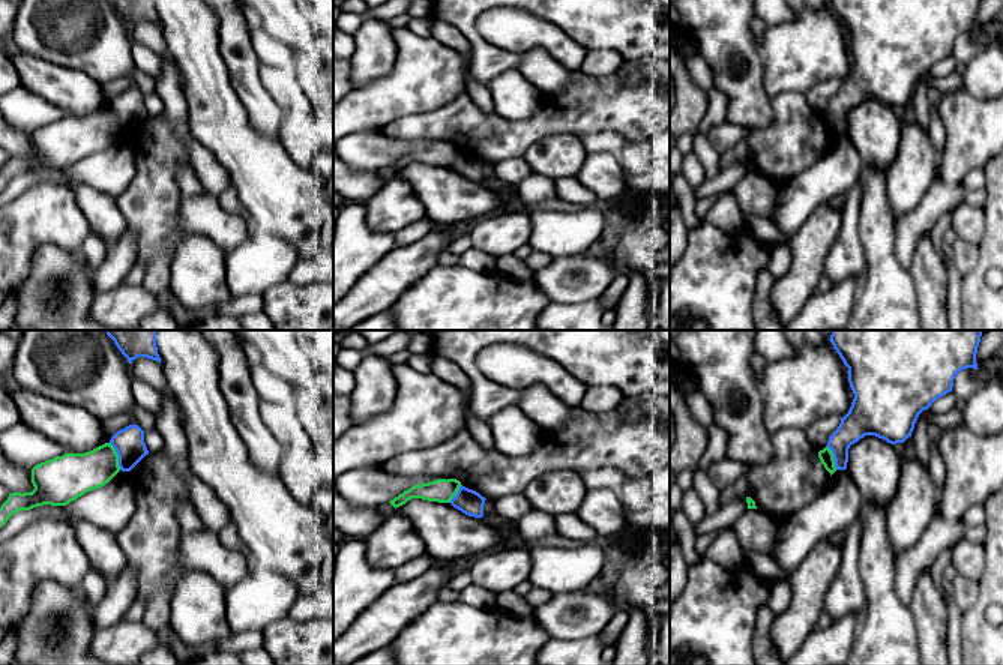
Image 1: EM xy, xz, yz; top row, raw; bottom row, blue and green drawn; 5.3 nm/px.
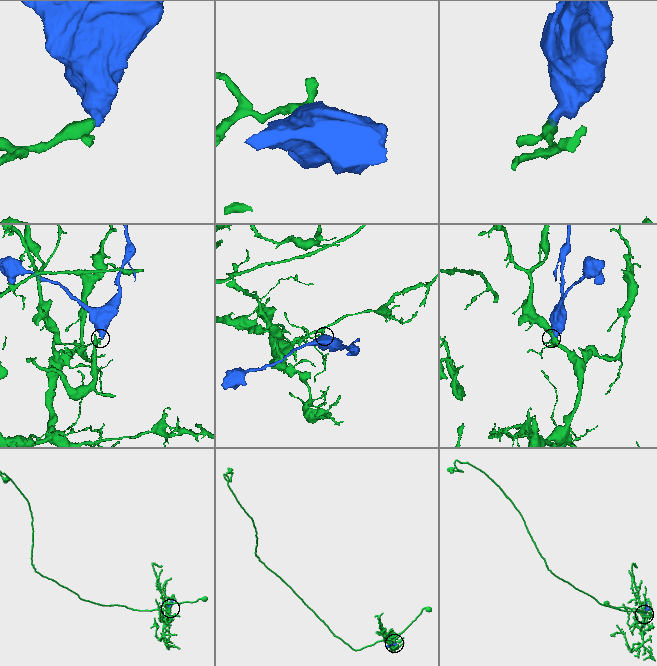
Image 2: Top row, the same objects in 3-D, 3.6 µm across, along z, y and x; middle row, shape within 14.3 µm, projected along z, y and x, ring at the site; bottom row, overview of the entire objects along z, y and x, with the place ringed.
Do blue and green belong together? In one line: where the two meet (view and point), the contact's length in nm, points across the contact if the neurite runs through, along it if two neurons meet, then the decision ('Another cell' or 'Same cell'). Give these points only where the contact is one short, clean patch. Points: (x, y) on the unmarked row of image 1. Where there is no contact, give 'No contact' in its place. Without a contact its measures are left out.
Touches blue at xy (117, 117). Shared border 160 nm. Boundary: xy (110, 105), (120, 132). Another cell

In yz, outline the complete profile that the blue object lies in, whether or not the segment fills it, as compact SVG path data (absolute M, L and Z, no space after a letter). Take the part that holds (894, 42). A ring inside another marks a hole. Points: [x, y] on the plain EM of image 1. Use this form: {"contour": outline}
{"contour": "M830 0L829 5L848 32L854 57L848 77L826 110L833 117L836 134L845 134L850 110L865 99L890 108L911 101L919 78L952 56L955 39L967 32L977 33L980 0Z"}

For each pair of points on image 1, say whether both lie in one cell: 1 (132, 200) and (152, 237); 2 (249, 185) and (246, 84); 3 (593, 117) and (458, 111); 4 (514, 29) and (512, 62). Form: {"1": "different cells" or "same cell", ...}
{"1": "same cell", "2": "different cells", "3": "same cell", "4": "different cells"}

